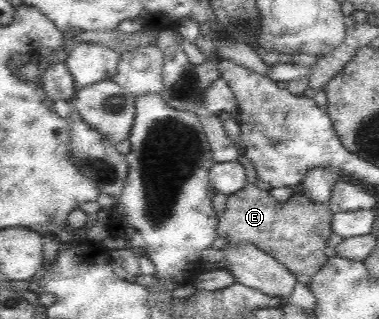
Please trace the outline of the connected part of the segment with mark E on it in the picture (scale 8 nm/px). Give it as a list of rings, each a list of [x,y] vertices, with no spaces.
[[[246,184],[244,188],[238,190],[235,194],[227,196],[226,209],[219,217],[217,226],[218,236],[225,238],[228,243],[247,242],[257,246],[260,250],[271,254],[284,265],[295,277],[297,282],[308,285],[310,278],[326,264],[329,259],[324,253],[326,248],[326,240],[332,234],[333,212],[330,210],[327,202],[314,203],[303,193],[294,194],[288,201],[276,201],[270,192],[260,190],[255,184]]]

